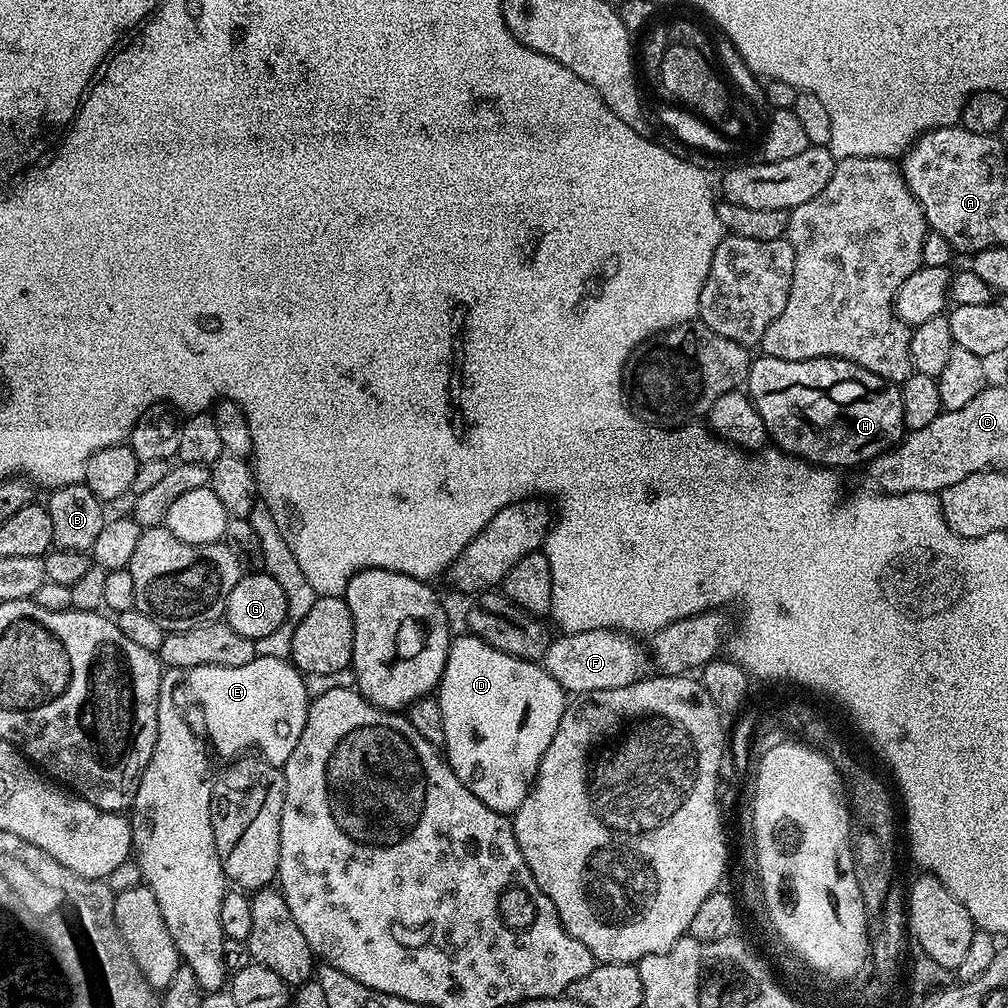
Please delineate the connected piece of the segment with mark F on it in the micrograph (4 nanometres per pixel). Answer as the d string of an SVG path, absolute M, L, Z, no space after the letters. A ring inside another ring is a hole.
M611 628L560 634L550 642L542 667L568 694L630 686L636 680L643 680L650 668L649 653L636 640L639 639L635 635Z

